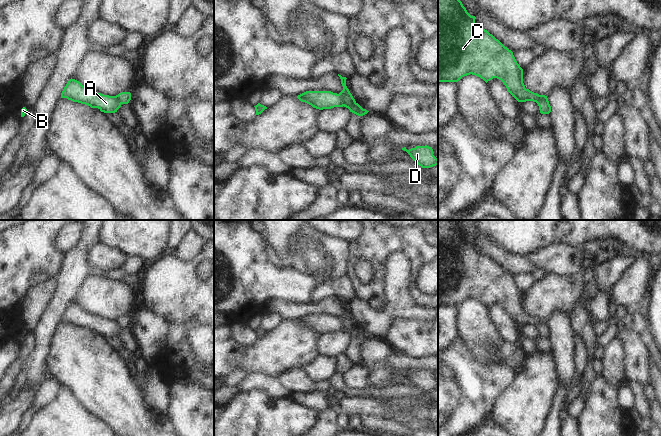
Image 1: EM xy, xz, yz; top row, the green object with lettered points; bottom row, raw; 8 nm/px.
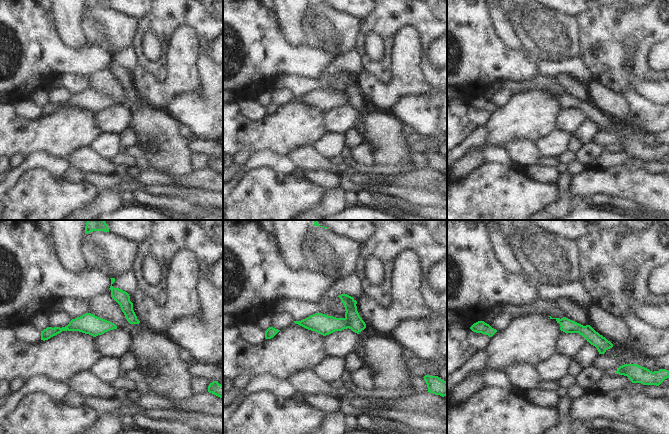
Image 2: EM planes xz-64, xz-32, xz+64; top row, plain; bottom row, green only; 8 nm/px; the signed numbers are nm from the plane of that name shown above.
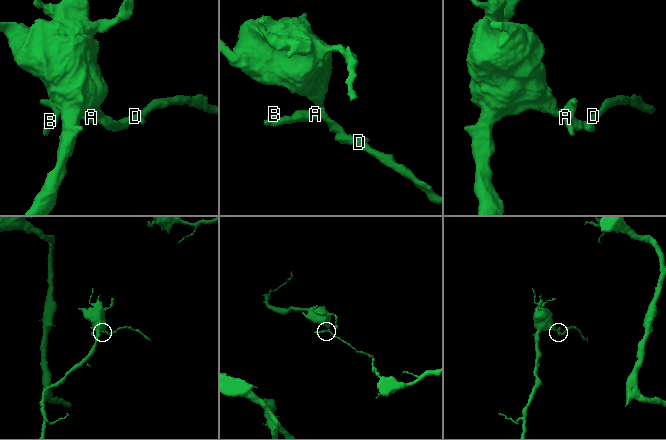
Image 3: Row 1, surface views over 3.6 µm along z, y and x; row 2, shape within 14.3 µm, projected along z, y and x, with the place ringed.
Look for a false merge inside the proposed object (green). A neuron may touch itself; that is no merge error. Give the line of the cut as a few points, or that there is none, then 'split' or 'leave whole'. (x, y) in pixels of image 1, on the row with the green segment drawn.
cut xz (338, 94), (344, 105); split

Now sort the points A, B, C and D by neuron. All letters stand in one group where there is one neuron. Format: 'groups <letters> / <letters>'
groups A B D / C

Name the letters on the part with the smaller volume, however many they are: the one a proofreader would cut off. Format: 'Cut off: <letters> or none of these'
Cut off: A, B, D

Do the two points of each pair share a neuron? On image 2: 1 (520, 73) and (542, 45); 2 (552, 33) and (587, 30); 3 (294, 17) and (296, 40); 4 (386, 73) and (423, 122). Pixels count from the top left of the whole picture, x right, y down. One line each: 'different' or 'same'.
1: different
2: different
3: same
4: same

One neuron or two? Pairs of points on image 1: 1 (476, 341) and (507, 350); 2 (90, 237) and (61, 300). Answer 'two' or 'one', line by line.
1: one
2: one

